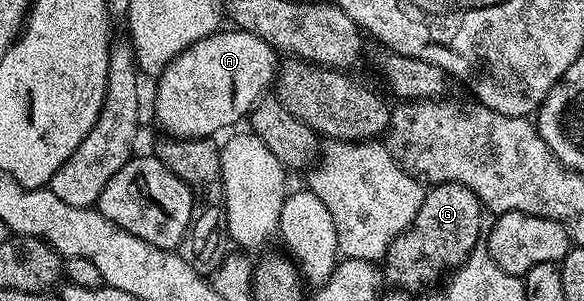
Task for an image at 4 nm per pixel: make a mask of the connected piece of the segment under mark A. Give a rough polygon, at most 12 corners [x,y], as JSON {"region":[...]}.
{"region":[[222,28],[156,79],[166,135],[244,119],[279,69],[271,44]]}

